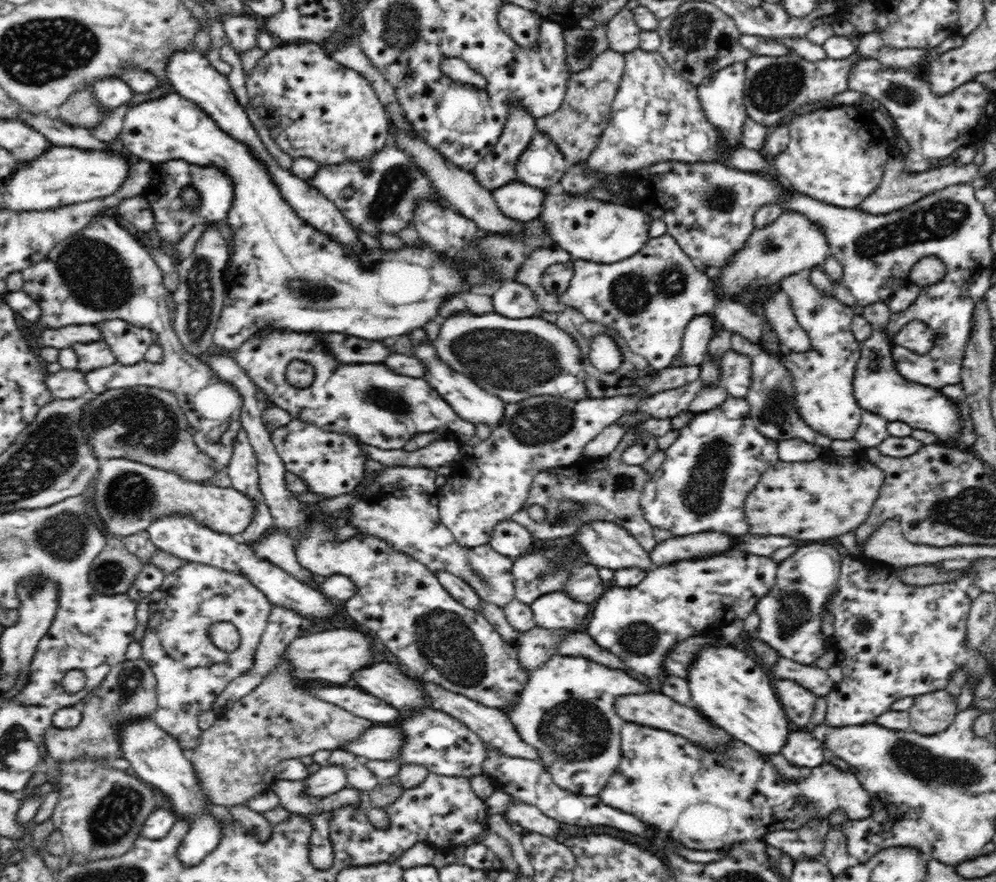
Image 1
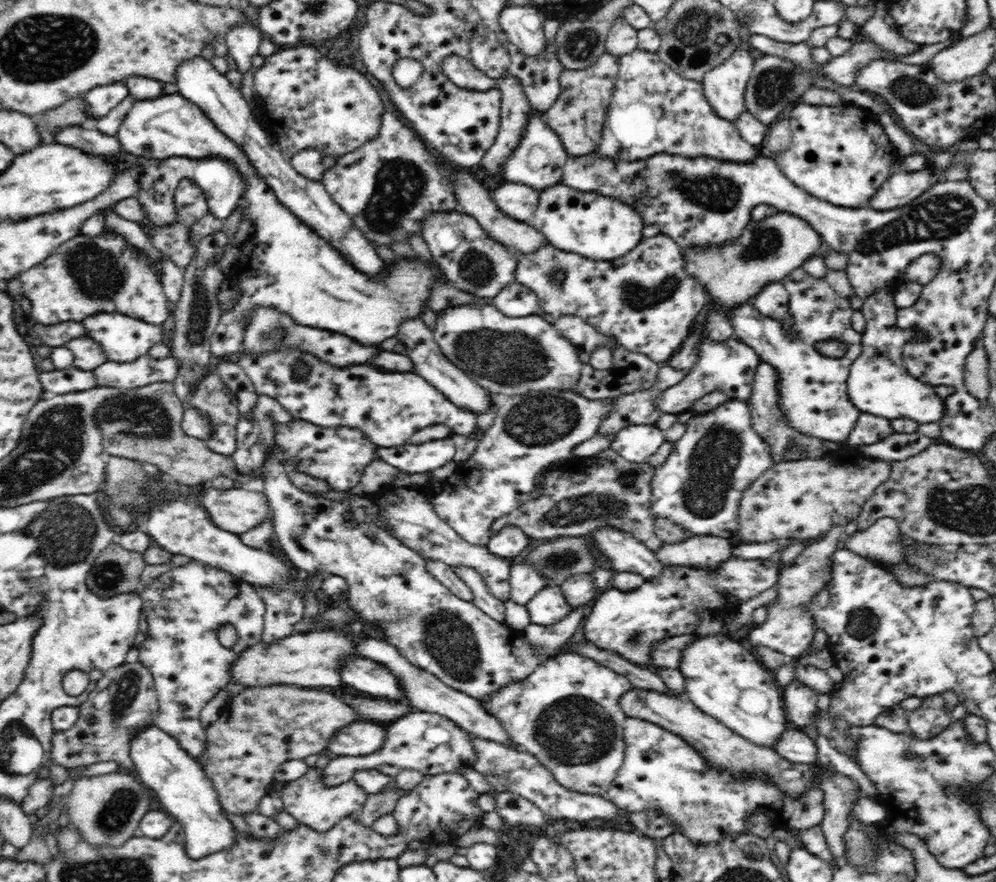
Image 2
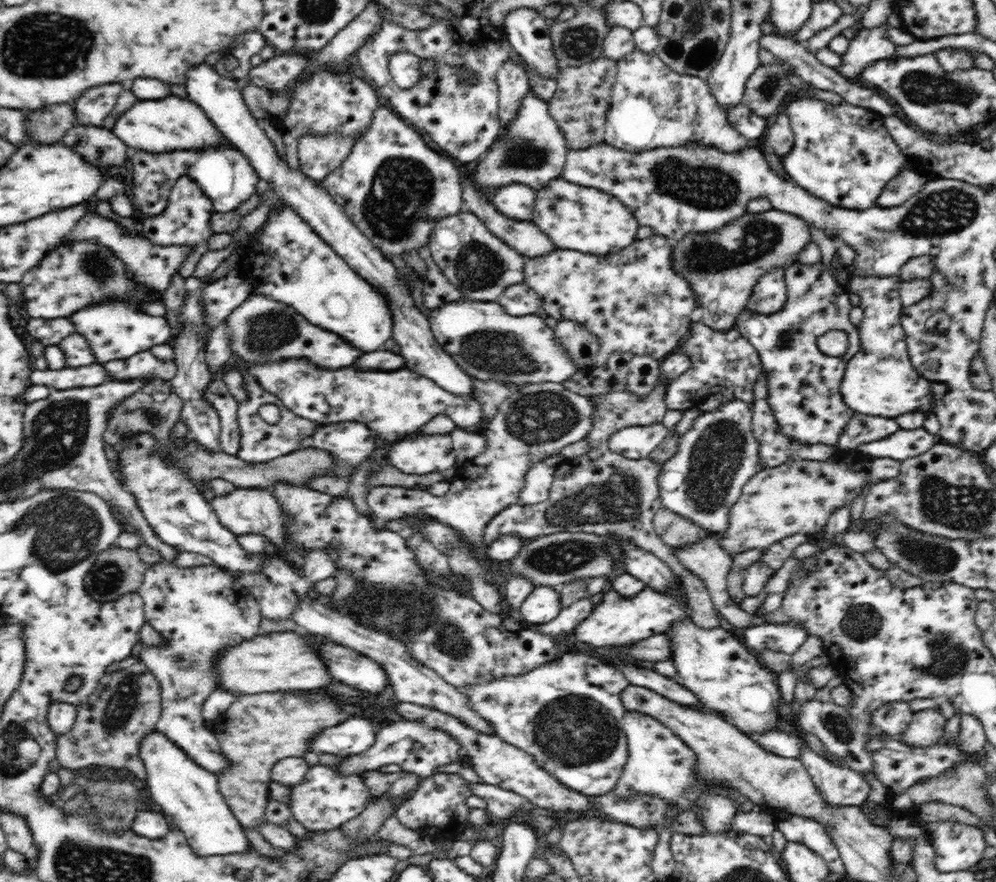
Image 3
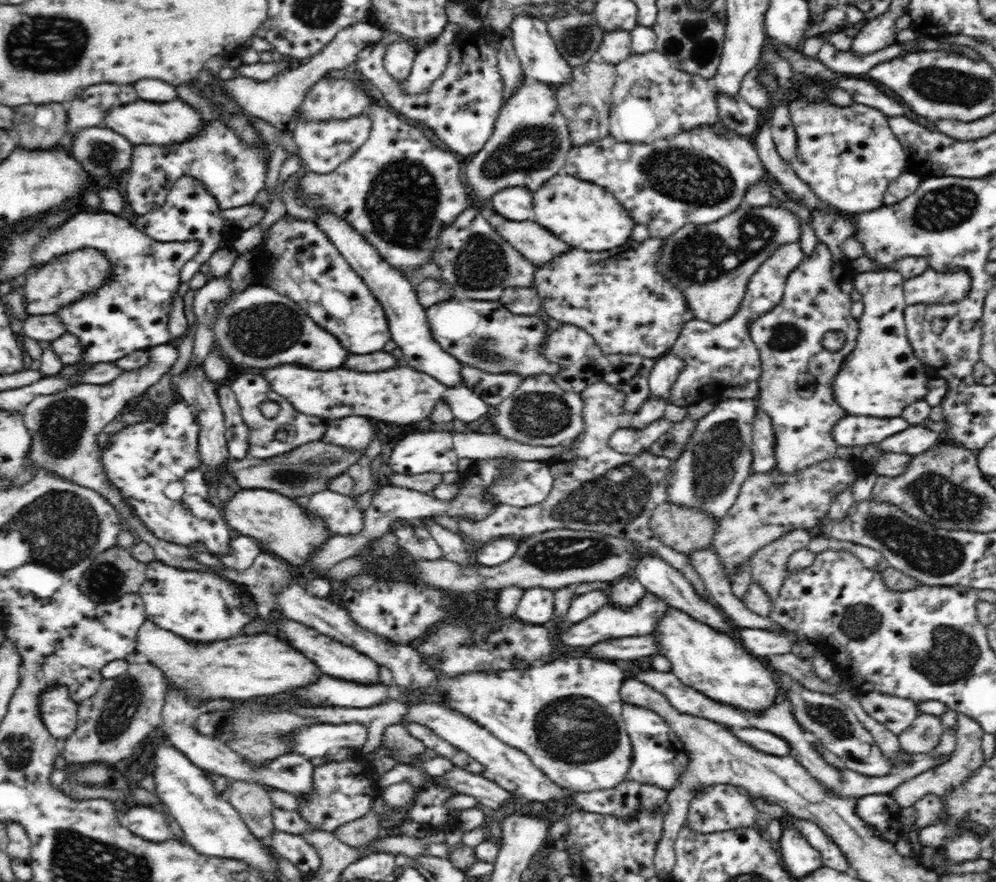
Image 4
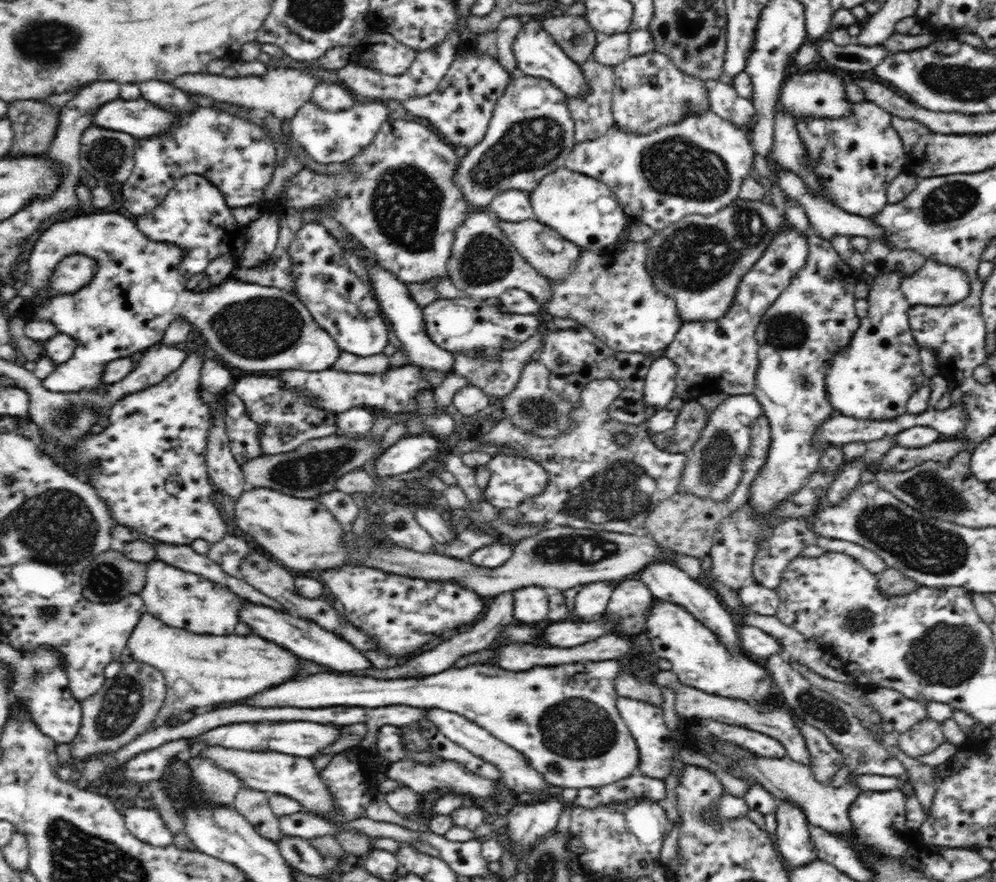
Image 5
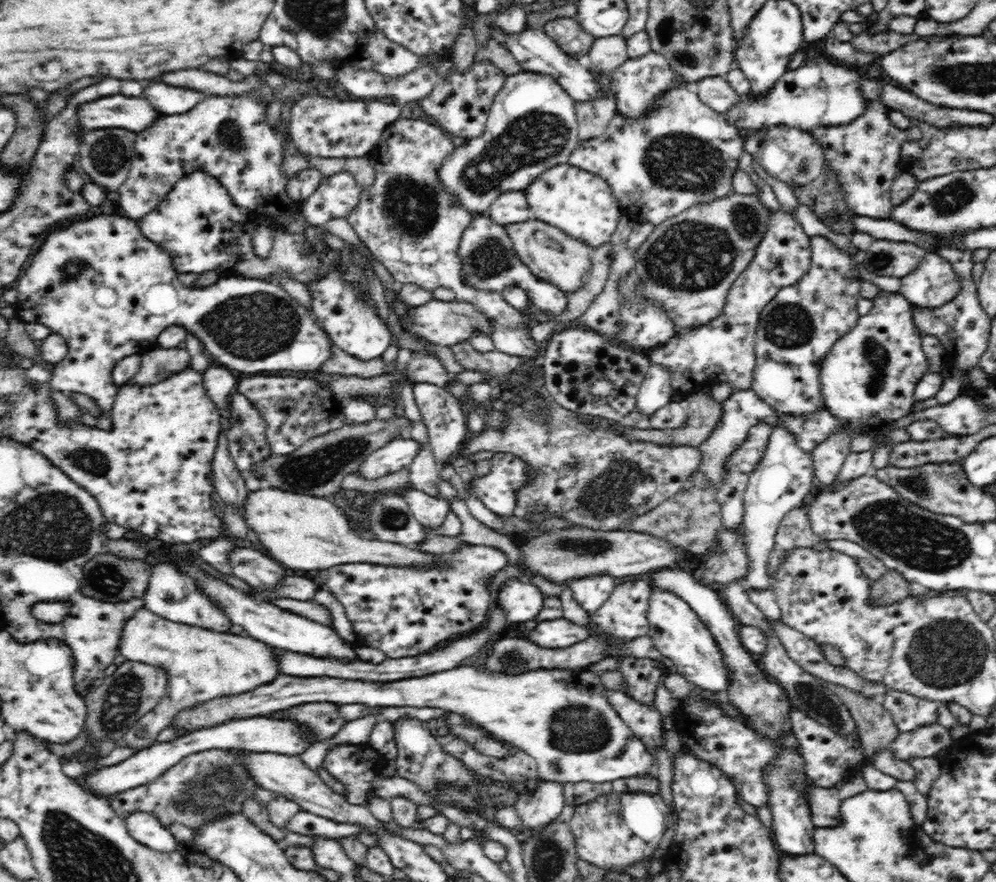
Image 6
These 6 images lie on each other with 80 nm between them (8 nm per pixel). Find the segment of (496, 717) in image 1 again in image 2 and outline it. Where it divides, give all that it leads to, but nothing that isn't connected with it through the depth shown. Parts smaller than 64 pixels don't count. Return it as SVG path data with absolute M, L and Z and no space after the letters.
M361 638L357 642L357 651L362 657L366 657L375 661L379 661L386 668L391 670L391 673L396 676L401 684L403 694L406 695L406 703L415 709L425 710L426 712L440 713L442 716L449 718L461 726L470 734L484 740L498 742L514 751L522 751L519 744L509 737L506 729L503 728L500 722L489 710L484 709L484 705L480 701L471 698L463 692L458 692L446 683L442 683L440 679L434 675L418 669L418 667L411 665L396 647L390 643L382 640L375 640L374 638Z

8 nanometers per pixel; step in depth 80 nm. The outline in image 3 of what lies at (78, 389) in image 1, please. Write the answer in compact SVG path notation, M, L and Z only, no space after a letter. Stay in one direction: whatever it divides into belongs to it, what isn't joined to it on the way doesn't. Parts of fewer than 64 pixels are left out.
M102 363L85 367L64 367L60 370L34 370L29 376L34 385L48 386L52 390L68 390L78 387L93 387L108 381Z

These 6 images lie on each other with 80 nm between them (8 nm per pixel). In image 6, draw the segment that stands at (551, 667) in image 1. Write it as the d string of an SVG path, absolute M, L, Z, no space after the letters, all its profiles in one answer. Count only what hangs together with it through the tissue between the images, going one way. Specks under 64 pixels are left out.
M608 656L602 659L600 662L595 664L589 664L586 666L578 668L558 668L554 670L548 669L538 669L538 670L528 670L528 672L522 674L506 674L504 672L490 672L485 665L473 666L473 665L460 665L456 668L450 670L444 670L442 672L437 672L434 674L422 675L420 678L406 678L406 680L396 680L394 682L364 682L362 680L346 680L345 678L334 678L328 676L318 676L318 677L298 677L290 675L278 675L272 682L261 684L257 686L256 689L250 690L250 692L245 692L238 694L238 696L224 696L224 698L214 698L202 706L196 706L196 708L186 709L180 711L175 719L172 721L173 726L179 726L183 730L197 731L205 727L218 726L220 724L227 723L228 721L234 721L243 718L252 718L266 716L270 712L276 712L276 710L288 710L296 708L296 706L304 706L304 704L324 704L328 702L329 704L361 704L370 708L382 708L382 707L400 707L400 706L412 706L415 708L440 708L446 712L456 713L462 715L464 718L471 720L477 726L484 728L492 736L503 740L506 744L510 743L512 748L516 747L516 750L524 751L524 753L530 755L536 761L536 776L538 780L542 781L552 781L562 784L566 783L577 783L577 782L592 782L592 783L603 783L612 782L613 780L618 780L619 778L630 778L631 776L644 776L648 775L646 770L650 770L650 766L654 764L652 762L652 755L644 749L644 743L634 736L630 727L622 720L622 717L618 716L618 713L612 709L610 701L608 701L608 695L605 692L608 688L603 686L601 682L601 676L608 671L618 670L618 657Z

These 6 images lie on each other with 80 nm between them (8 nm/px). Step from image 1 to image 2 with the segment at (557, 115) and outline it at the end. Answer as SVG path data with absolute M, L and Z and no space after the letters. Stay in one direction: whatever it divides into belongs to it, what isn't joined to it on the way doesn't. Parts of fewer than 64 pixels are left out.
M605 52L592 66L587 66L584 70L564 69L562 72L560 96L554 106L541 114L540 119L560 137L568 156L586 156L594 153L596 146L600 144L605 125L604 117L616 88L619 68L620 56Z

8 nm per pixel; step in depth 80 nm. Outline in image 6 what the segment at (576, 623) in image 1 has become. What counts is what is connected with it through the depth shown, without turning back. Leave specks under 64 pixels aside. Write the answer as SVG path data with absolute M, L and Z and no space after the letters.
M511 580L498 594L494 594L494 603L506 611L510 623L526 622L535 620L536 615L539 615L544 608L545 598L546 596L535 584Z

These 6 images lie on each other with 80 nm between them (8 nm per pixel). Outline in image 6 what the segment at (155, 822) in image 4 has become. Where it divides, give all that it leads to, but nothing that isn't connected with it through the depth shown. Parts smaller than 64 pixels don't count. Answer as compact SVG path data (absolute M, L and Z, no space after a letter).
M136 810L136 812L128 814L125 823L130 836L152 850L172 852L178 848L175 836L151 812Z

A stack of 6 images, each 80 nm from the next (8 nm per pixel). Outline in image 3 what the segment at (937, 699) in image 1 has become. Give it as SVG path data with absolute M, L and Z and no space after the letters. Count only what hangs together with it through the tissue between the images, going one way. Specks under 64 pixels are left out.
M939 707L914 712L907 731L899 737L910 746L930 746L941 740L947 720Z

